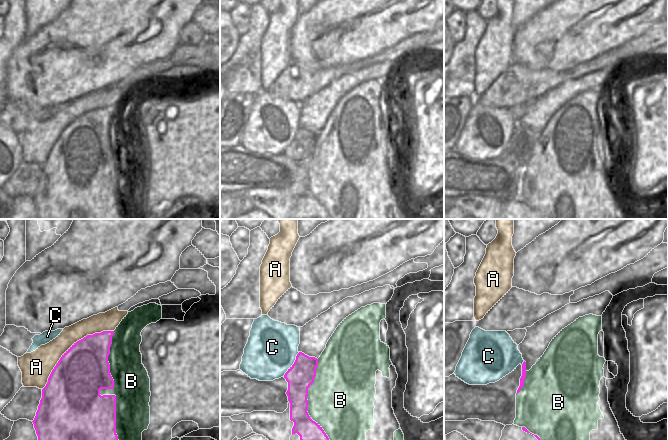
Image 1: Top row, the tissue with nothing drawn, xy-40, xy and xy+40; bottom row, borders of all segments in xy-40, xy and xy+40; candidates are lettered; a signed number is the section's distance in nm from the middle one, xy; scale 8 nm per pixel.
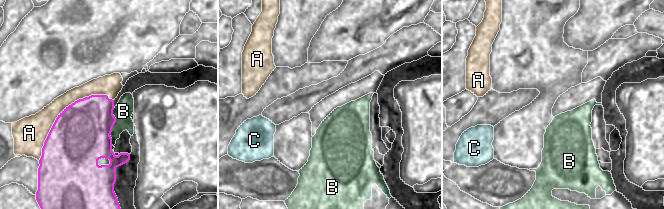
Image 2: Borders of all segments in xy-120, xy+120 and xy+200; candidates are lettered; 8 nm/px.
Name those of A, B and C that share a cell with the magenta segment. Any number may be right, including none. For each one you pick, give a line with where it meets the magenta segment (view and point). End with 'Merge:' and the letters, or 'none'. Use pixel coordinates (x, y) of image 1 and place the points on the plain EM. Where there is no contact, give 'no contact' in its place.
B: contact xy-40 (102, 164)
Merge: B

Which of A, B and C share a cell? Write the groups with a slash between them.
A / B / C

